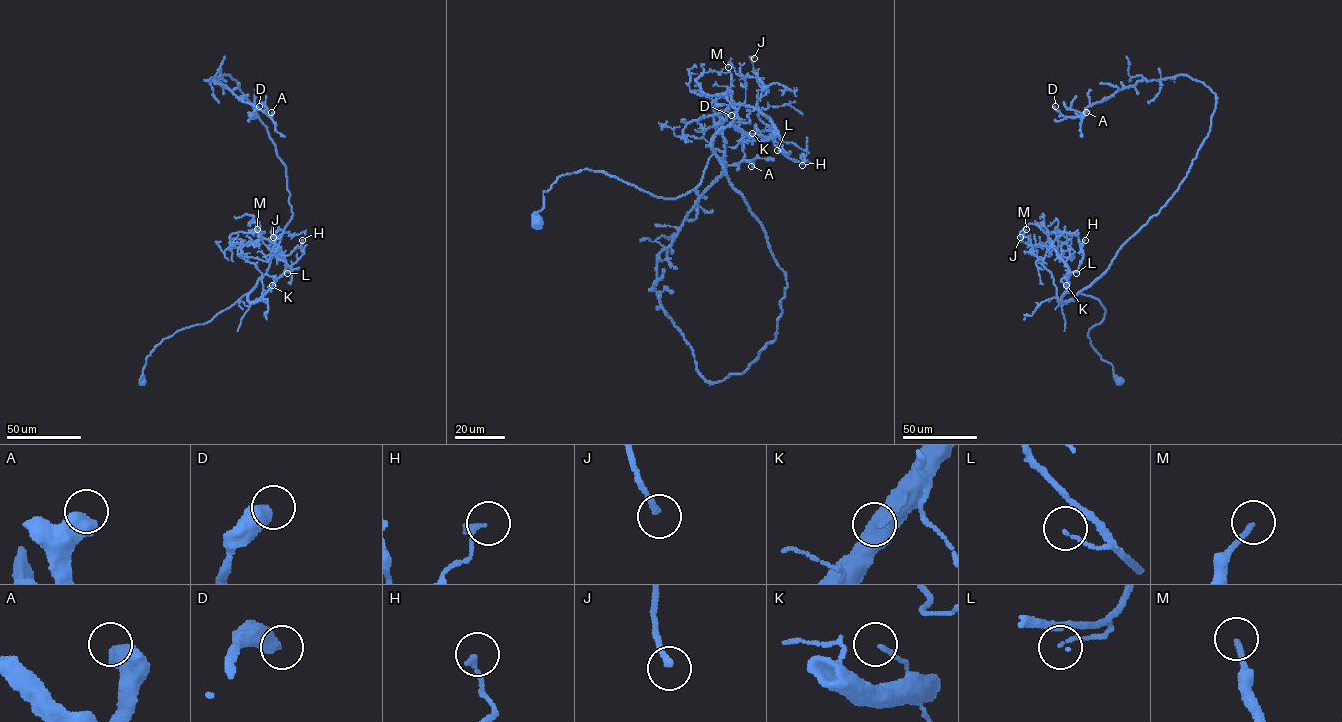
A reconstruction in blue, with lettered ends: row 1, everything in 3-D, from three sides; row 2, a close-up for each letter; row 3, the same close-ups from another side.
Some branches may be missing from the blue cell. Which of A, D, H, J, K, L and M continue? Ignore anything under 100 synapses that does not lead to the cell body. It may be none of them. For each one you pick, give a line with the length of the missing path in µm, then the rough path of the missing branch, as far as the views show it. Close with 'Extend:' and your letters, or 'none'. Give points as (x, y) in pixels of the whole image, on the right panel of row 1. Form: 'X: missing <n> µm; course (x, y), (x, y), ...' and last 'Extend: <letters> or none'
Extend: none

